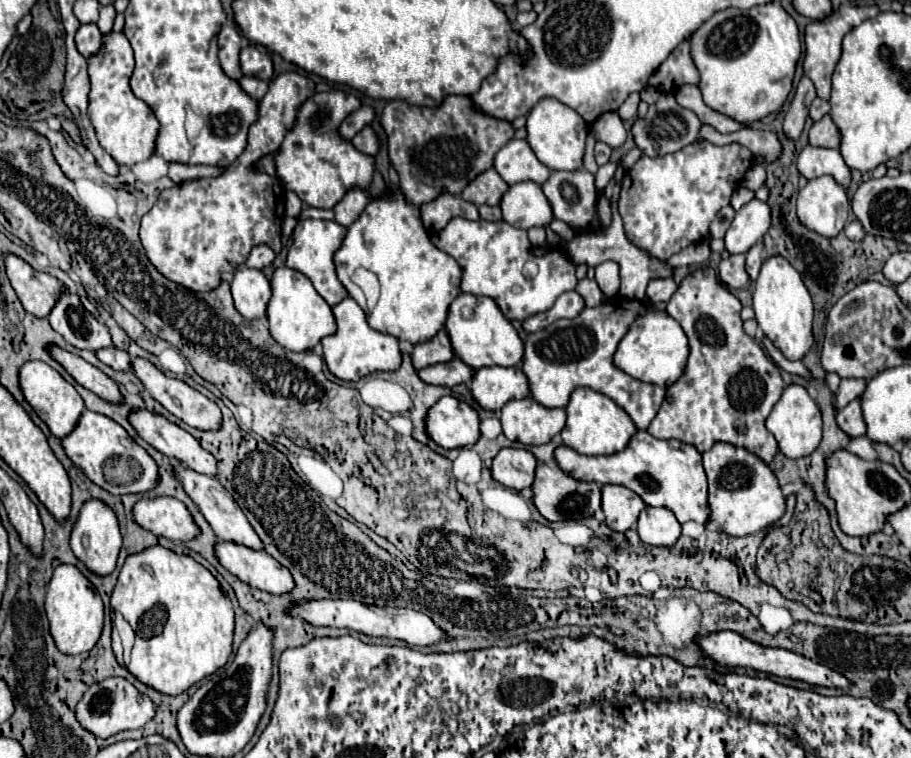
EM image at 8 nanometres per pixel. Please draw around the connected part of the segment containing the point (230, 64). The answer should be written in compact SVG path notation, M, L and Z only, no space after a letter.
M225 25L219 33L219 61L231 79L241 79L241 67L239 67L239 51L241 51L241 37L235 27Z

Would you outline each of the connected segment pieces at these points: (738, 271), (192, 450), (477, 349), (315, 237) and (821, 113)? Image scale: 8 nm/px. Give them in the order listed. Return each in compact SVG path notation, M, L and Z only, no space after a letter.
M731 255L729 259L723 259L717 273L731 289L749 289L753 285L749 273L745 271L745 255Z
M141 409L131 411L129 423L151 447L155 447L171 459L177 459L183 467L211 477L217 475L217 459L209 451L205 451L199 445L199 441L179 425L167 421L157 413Z
M461 293L449 307L445 329L451 337L455 355L469 367L515 367L523 361L523 339L491 297Z
M305 219L299 221L295 231L293 231L293 247L287 253L287 267L295 269L299 273L303 273L305 277L311 279L311 283L315 285L317 293L333 307L337 303L341 303L349 293L347 289L341 285L341 281L337 279L335 273L335 263L333 263L333 255L335 251L341 247L343 239L345 239L347 227L335 223L335 221L317 221L317 219Z
M817 97L817 99L813 101L811 109L809 109L809 117L811 117L813 121L819 121L819 119L821 119L821 117L825 117L827 113L829 113L829 103Z

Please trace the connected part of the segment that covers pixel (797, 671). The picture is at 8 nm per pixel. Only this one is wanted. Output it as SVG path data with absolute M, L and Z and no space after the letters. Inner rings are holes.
M719 631L719 633L711 633L711 635L695 635L693 637L695 645L707 655L711 657L715 663L725 665L725 667L751 667L769 675L777 675L777 677L789 677L789 679L799 679L805 681L809 685L823 685L823 687L841 687L847 689L851 683L849 679L843 679L843 675L831 671L829 667L823 667L811 659L803 659L803 655L795 655L791 651L783 651L783 649L775 649L775 647L763 647L759 643L753 643L749 639L745 639L743 635L735 633L735 631Z

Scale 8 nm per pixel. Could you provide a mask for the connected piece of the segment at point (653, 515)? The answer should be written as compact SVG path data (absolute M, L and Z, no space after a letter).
M647 507L639 515L637 531L647 545L671 547L681 537L681 525L665 507Z

